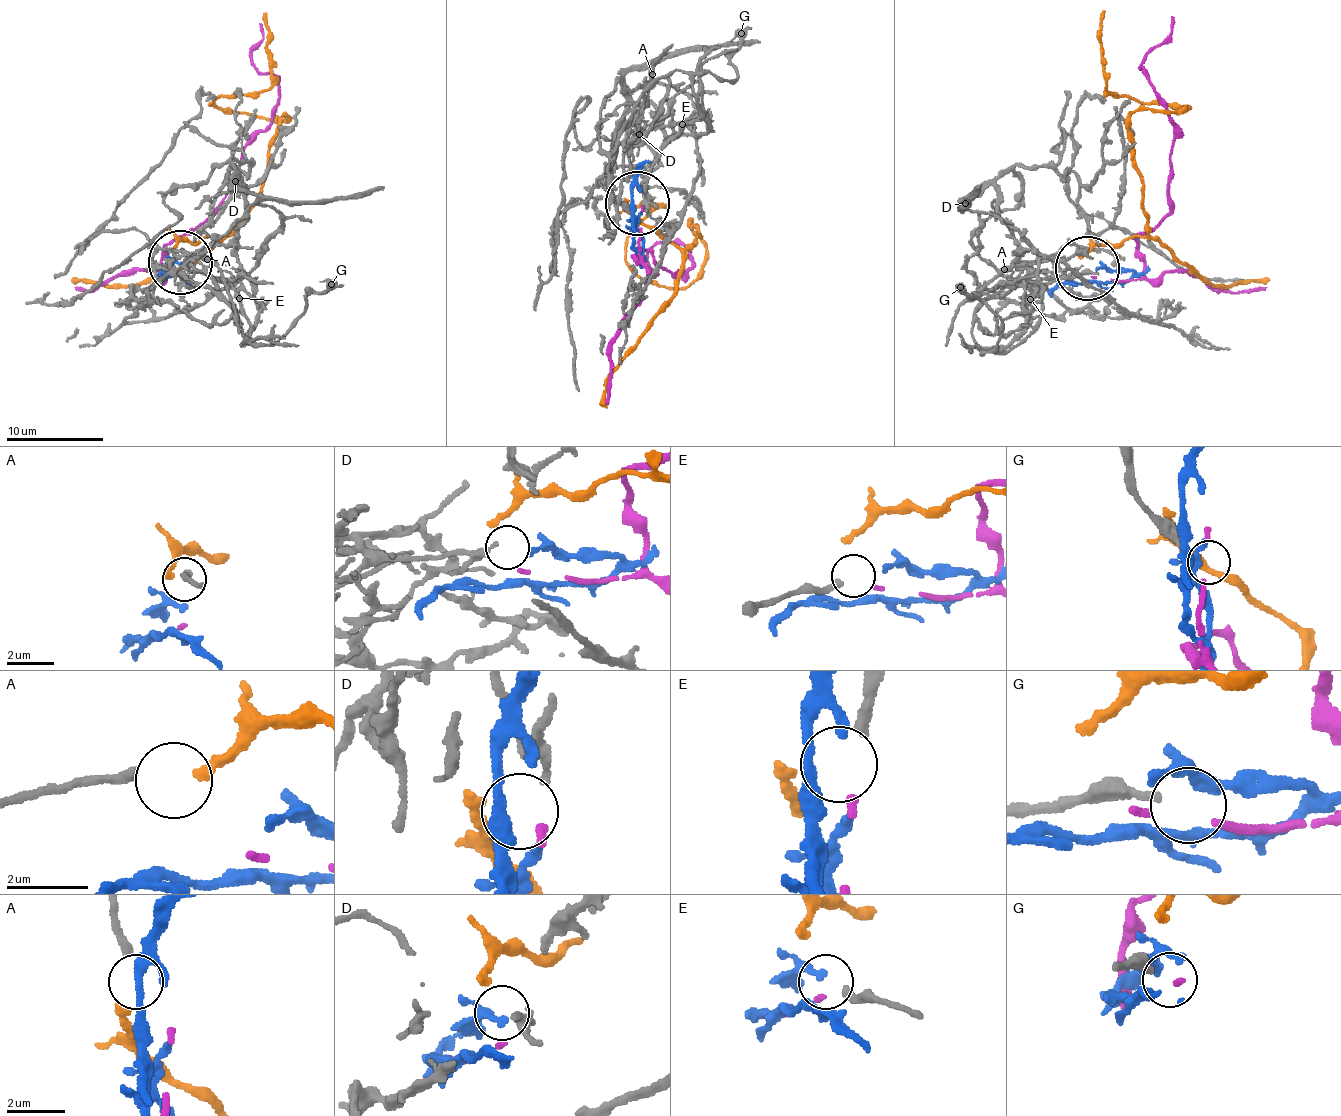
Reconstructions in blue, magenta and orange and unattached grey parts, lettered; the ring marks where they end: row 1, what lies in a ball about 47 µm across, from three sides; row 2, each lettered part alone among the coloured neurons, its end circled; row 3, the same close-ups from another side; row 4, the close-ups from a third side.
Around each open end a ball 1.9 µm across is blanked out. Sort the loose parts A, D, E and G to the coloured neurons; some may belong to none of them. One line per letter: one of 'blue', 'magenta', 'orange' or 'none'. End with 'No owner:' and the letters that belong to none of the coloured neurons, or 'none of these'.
A: orange
D: blue
E: magenta
G: none
No owner: G

